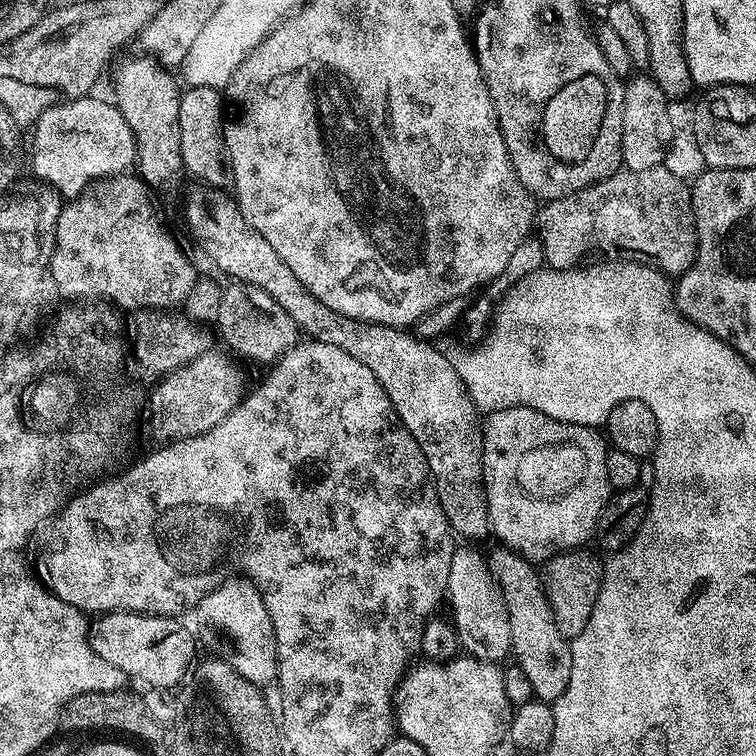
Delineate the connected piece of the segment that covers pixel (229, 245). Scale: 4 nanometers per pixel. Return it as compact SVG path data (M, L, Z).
M199 182L193 185L184 196L184 220L197 246L212 259L213 266L232 276L228 278L233 281L266 290L266 294L294 318L297 329L307 339L338 346L338 350L346 350L350 358L358 358L362 366L369 367L370 374L374 374L382 390L386 390L406 430L410 430L418 446L422 446L438 502L442 502L442 514L446 514L453 533L460 538L465 536L468 542L489 539L492 523L484 489L482 413L452 368L451 359L443 356L435 343L421 340L411 331L346 318L346 314L338 314L338 310L330 310L330 306L318 302L318 298L294 278L290 266L274 254L274 246L242 218L242 210L227 191Z

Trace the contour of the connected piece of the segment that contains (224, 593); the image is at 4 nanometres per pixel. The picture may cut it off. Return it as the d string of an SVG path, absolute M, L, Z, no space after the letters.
M233 579L215 589L202 598L202 602L194 609L196 620L204 624L204 640L212 648L220 648L219 655L235 670L239 676L257 686L265 686L277 679L276 667L276 632L270 622L270 614L264 605L264 599L260 597L260 591L251 582L243 582L241 579Z

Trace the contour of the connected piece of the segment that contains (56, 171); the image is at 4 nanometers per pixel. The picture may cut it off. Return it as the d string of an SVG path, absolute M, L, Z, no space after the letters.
M96 94L79 96L77 100L64 100L48 104L44 113L34 122L32 132L32 172L37 181L49 184L61 197L71 198L87 188L93 180L103 176L119 176L137 163L136 139L115 103L99 100Z

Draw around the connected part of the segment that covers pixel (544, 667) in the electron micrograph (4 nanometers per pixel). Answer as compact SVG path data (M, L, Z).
M496 546L492 553L487 553L486 559L488 569L496 579L496 585L500 587L500 593L506 602L512 639L511 655L514 657L515 667L526 674L533 697L543 704L553 705L558 698L562 698L562 694L566 694L566 686L570 686L572 645L554 622L554 614L544 593L541 573L537 569L535 572L532 569L535 567L511 548Z

